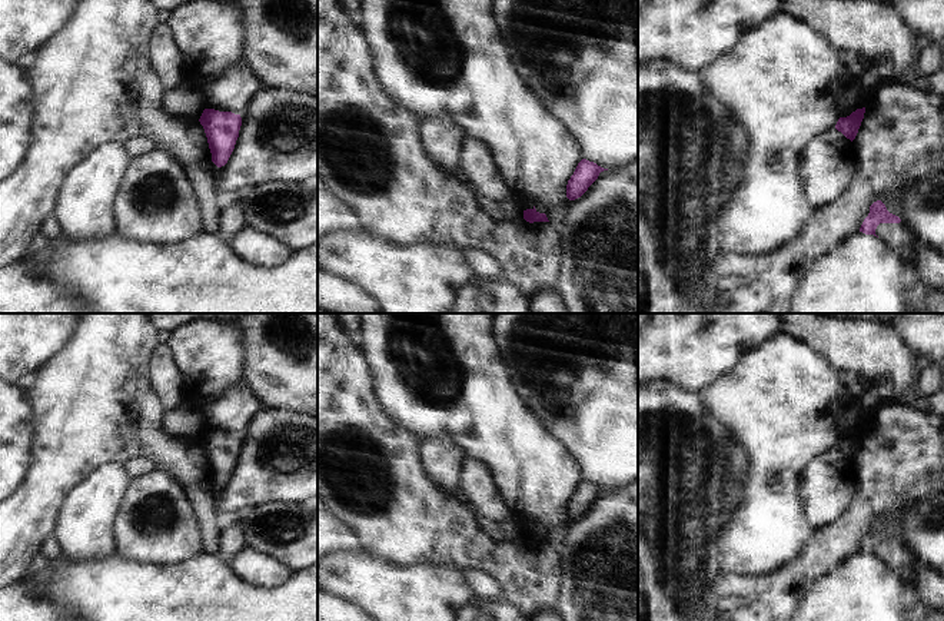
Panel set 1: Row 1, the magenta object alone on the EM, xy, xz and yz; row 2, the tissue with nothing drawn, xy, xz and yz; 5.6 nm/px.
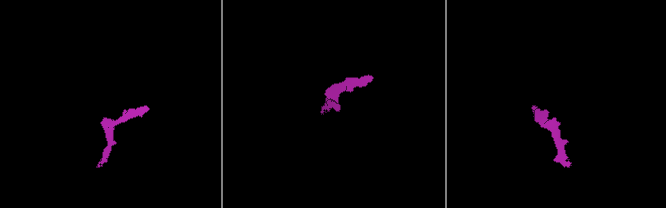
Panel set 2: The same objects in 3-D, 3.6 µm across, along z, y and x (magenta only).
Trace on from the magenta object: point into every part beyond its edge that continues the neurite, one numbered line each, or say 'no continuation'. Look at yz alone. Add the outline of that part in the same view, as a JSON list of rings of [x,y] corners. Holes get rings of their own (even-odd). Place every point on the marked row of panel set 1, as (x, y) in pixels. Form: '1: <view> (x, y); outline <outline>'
1: yz (897, 236); outline [[[903,222],[880,223],[875,229],[875,235],[884,245],[893,249],[893,252],[901,259],[907,270],[911,272],[911,250],[921,246],[921,243],[914,238],[911,230],[907,229]]]

